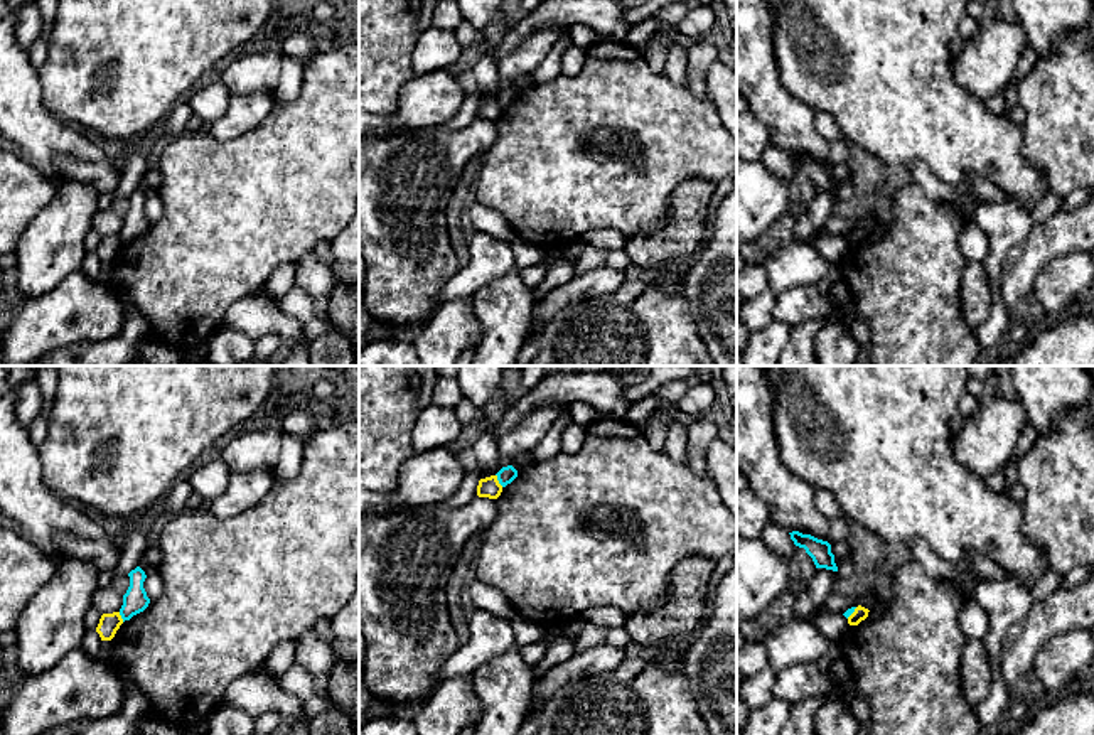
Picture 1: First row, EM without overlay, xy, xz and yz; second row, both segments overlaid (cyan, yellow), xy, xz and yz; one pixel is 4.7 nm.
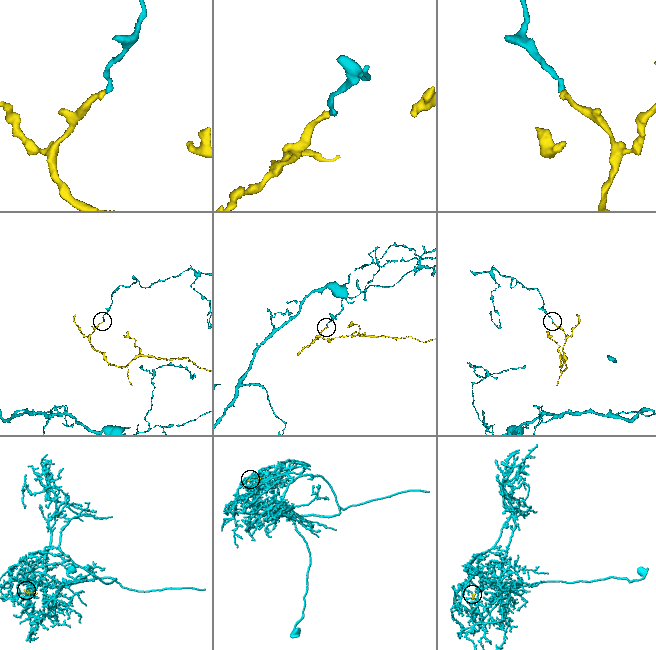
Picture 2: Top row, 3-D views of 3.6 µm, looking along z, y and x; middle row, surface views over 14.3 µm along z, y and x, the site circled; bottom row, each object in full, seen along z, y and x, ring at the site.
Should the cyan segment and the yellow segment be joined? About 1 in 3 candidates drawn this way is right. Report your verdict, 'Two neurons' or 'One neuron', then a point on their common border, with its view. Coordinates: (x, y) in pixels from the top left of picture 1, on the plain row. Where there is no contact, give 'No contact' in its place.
Two neurons. Touches cyan at xz (498, 101)

